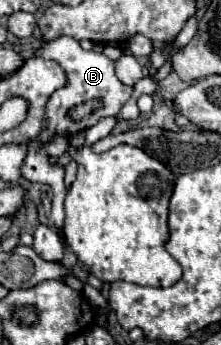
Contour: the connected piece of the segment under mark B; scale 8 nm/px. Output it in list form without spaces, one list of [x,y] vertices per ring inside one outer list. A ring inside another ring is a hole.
[[[61,37],[61,39],[55,39],[51,43],[47,43],[43,49],[37,51],[39,57],[45,57],[45,59],[53,59],[57,61],[65,73],[67,73],[67,79],[69,79],[69,87],[63,87],[61,91],[55,91],[53,93],[53,99],[49,99],[47,103],[47,119],[49,119],[49,131],[45,131],[45,135],[41,135],[41,141],[49,141],[51,137],[55,135],[73,135],[73,133],[79,133],[83,129],[89,129],[93,127],[99,119],[103,117],[111,117],[111,115],[117,115],[119,109],[129,101],[131,93],[133,93],[133,87],[125,87],[117,75],[115,75],[115,63],[111,59],[107,59],[103,53],[99,51],[85,51],[75,39],[69,39],[69,37]],[[89,99],[99,99],[101,101],[101,107],[93,113],[89,113],[87,117],[83,117],[81,121],[75,121],[69,117],[69,111],[77,105],[83,105],[85,101]]]

